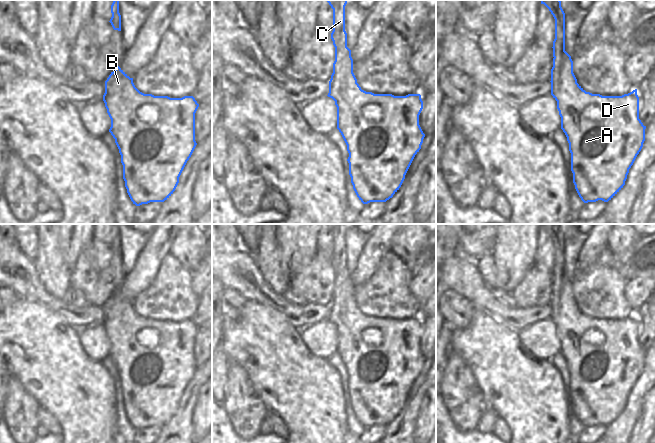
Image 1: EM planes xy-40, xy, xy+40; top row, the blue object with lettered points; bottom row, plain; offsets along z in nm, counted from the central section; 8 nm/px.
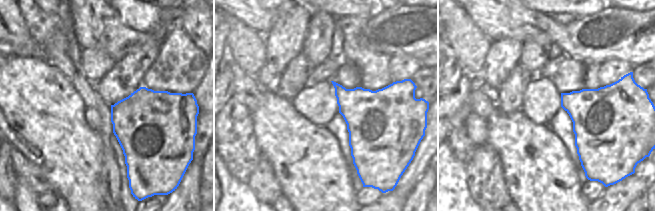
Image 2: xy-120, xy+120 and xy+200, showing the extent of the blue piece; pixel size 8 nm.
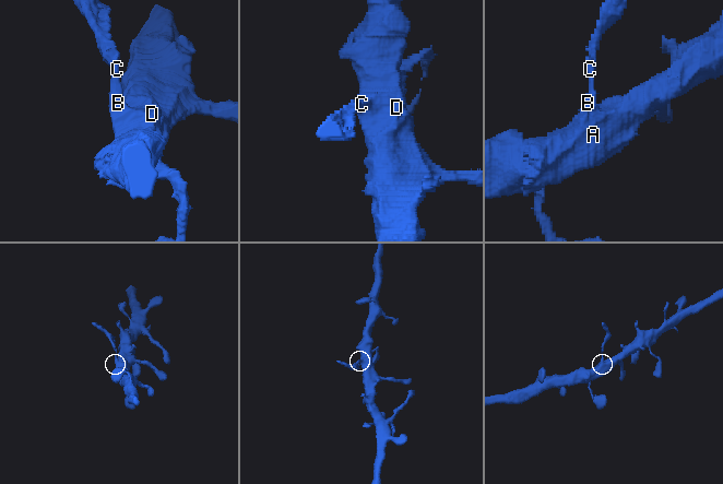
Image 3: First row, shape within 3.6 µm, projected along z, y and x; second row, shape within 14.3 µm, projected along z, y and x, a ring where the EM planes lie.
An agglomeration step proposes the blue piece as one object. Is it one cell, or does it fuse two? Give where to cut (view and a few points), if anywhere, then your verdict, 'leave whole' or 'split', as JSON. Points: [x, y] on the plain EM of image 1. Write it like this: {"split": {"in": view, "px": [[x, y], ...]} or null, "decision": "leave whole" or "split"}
{"split": {"in": "xy+40", "px": [[564, 273], [561, 276], [556, 274], [553, 280]]}, "decision": "split"}

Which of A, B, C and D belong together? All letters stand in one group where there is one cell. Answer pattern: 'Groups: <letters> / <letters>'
Groups: A B D / C.

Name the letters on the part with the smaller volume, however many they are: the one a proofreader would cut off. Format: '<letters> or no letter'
C

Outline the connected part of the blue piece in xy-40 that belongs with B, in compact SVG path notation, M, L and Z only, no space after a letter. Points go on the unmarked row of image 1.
M119 290L105 305L103 325L111 343L109 356L121 379L123 403L131 425L136 430L164 426L175 415L197 369L195 337L199 328L193 320L170 322L144 318Z

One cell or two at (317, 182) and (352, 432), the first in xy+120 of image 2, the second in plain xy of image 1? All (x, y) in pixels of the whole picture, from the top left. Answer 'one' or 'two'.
two

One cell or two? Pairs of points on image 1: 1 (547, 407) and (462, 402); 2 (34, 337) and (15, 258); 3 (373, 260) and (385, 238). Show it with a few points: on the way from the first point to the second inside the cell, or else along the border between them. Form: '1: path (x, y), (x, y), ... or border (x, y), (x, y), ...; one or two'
1: border (476, 382), (489, 407); two
2: border (19, 297), (41, 303), (47, 307); two
3: path (372, 253), (372, 244), (378, 241); one

